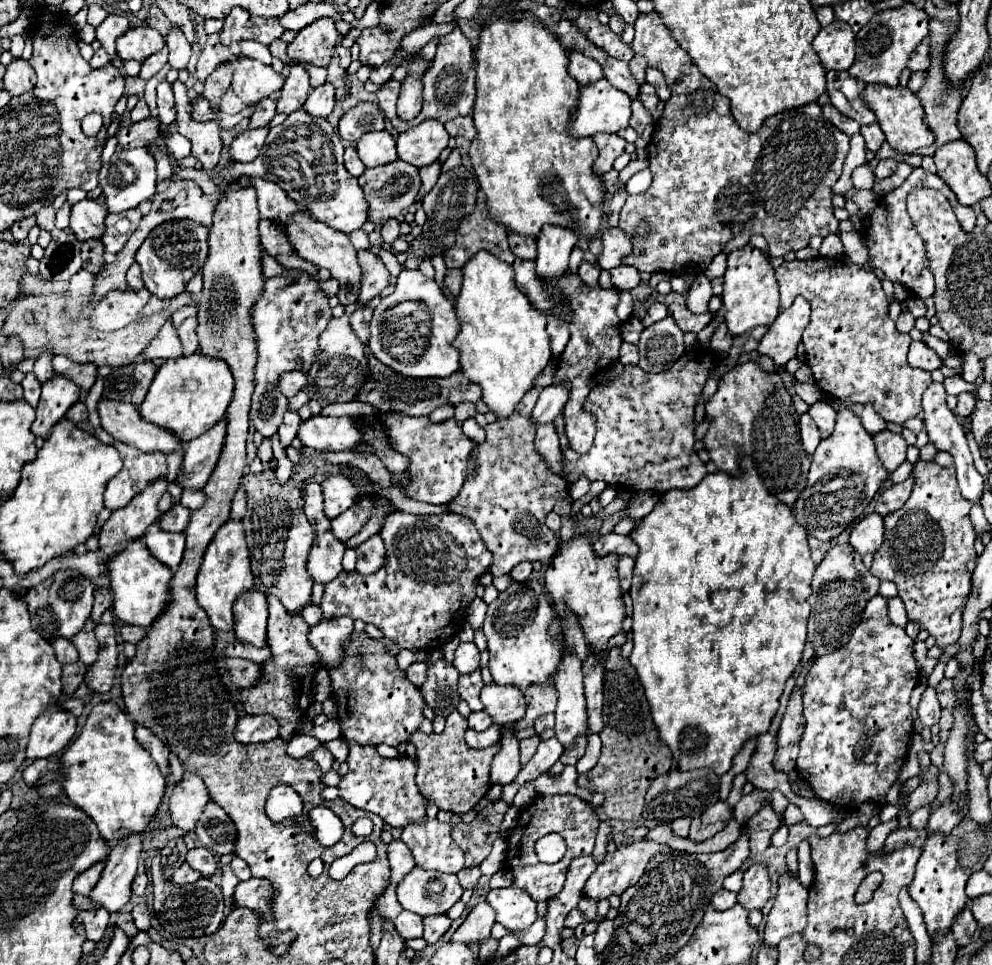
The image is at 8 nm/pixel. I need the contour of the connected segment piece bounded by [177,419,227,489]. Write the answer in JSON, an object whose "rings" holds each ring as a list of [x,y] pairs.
{"rings":[[[221,419],[201,437],[185,443],[183,473],[177,479],[181,487],[191,487],[191,489],[205,487],[207,479],[211,477],[219,461],[219,455],[225,443],[225,435],[227,435],[227,419]]]}

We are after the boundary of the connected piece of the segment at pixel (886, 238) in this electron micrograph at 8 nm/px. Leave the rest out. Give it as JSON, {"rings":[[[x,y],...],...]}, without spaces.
{"rings":[[[915,167],[913,173],[905,179],[905,183],[897,189],[893,189],[891,193],[883,195],[879,199],[879,205],[875,207],[875,211],[869,215],[869,225],[863,233],[865,237],[865,245],[869,249],[869,265],[883,271],[885,277],[891,283],[901,283],[903,287],[911,289],[919,299],[927,299],[933,295],[933,275],[927,269],[927,257],[925,257],[925,247],[923,247],[923,239],[919,237],[919,233],[915,231],[911,217],[905,209],[905,199],[907,195],[913,191],[913,187],[933,187],[939,189],[951,203],[959,225],[963,227],[963,231],[971,231],[975,227],[975,213],[971,207],[963,207],[957,203],[955,193],[947,187],[947,183],[939,177],[939,175],[931,175],[927,173],[923,167]]]}

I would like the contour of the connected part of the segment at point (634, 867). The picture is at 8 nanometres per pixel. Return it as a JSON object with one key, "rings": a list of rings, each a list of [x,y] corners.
{"rings":[[[649,839],[623,843],[613,855],[607,855],[585,883],[585,893],[591,899],[607,899],[611,893],[621,895],[623,889],[635,885],[645,871],[647,861],[657,851],[671,851],[667,845],[659,845]]]}

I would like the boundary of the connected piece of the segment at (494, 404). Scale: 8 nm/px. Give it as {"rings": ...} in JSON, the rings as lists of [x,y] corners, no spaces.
{"rings":[[[489,251],[475,253],[461,267],[461,273],[463,285],[455,305],[461,327],[453,339],[453,347],[461,351],[463,373],[481,385],[487,407],[493,409],[497,417],[507,417],[525,391],[533,387],[535,375],[545,369],[551,357],[549,335],[545,331],[547,315],[535,309],[527,295],[519,291],[513,267]]]}

